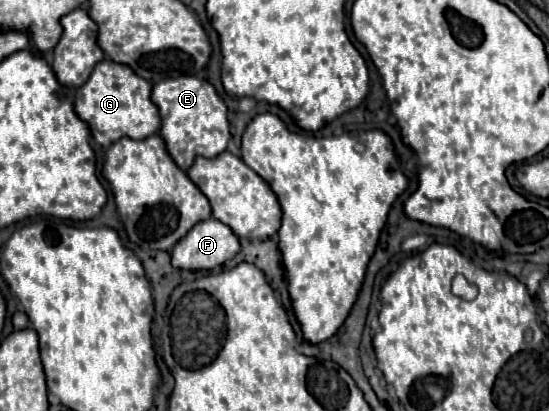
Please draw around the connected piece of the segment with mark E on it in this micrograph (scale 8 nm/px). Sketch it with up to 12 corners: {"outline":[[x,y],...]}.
{"outline":[[197,76],[161,80],[159,132],[181,170],[231,140],[227,106]]}

